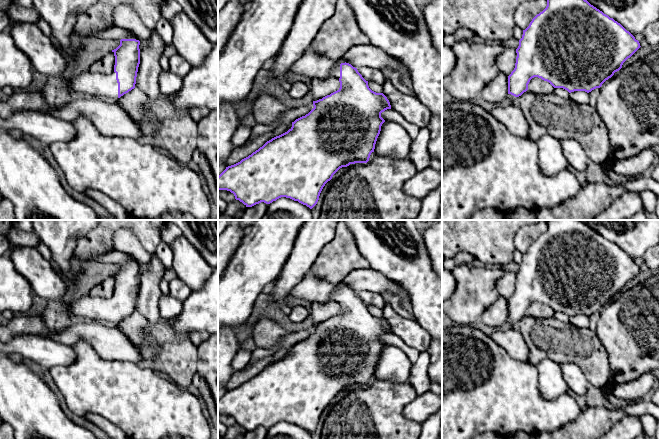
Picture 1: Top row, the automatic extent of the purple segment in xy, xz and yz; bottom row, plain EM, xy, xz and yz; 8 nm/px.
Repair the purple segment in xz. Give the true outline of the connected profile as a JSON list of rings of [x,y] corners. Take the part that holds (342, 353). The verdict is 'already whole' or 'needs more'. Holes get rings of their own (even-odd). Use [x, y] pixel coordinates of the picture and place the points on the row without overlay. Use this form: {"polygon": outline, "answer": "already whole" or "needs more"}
{"polygon": [[[311,271],[293,287],[290,296],[326,304],[335,301],[340,306],[340,312],[319,323],[313,325],[314,332],[305,340],[292,346],[292,351],[285,357],[267,365],[262,371],[253,376],[240,386],[226,391],[218,400],[218,414],[227,414],[234,418],[235,423],[246,431],[252,431],[264,426],[270,428],[281,421],[290,422],[312,433],[318,426],[320,417],[325,408],[342,391],[355,387],[367,387],[374,376],[381,350],[385,344],[381,337],[391,333],[387,321],[383,317],[376,317],[368,310],[357,292],[349,287],[339,287],[316,277]]], "answer": "needs more"}

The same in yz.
{"polygon": [[[549,220],[546,224],[546,232],[523,254],[515,292],[508,300],[508,318],[521,320],[534,301],[569,317],[589,317],[600,312],[641,271],[620,247],[580,220]]], "answer": "already whole"}

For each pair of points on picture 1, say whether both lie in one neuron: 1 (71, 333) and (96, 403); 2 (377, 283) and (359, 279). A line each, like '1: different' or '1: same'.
1: different
2: same

